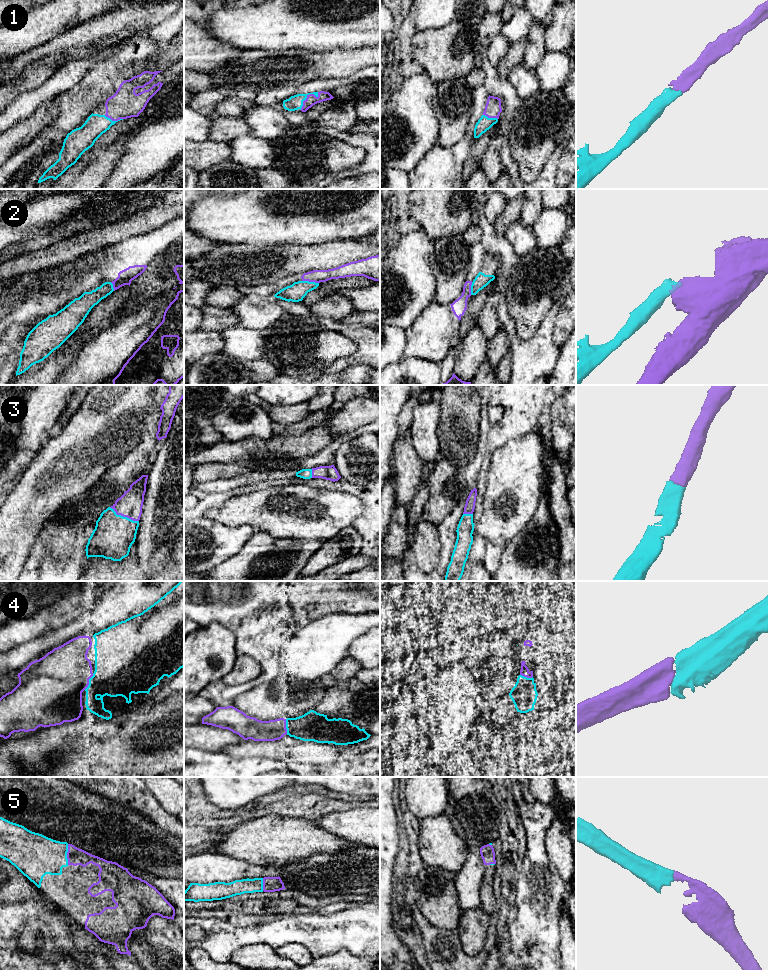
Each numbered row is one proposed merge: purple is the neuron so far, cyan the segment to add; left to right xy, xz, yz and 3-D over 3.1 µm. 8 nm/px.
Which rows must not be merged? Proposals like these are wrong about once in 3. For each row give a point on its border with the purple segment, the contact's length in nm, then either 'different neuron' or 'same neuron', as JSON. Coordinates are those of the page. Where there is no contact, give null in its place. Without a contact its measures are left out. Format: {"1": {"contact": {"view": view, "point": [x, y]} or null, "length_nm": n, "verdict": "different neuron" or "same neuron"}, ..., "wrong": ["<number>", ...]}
{"1": {"contact": {"view": "xz", "point": [307, 96]}, "length_nm": 200, "verdict": "same neuron"}, "2": {"contact": {"view": "xz", "point": [310, 281]}, "length_nm": 140, "verdict": "different neuron"}, "3": {"contact": {"view": "xy", "point": [124, 516]}, "length_nm": 260, "verdict": "same neuron"}, "4": {"contact": {"view": "xy", "point": [88, 681]}, "length_nm": 150, "verdict": "same neuron"}, "5": {"contact": {"view": "xy", "point": [67, 854]}, "length_nm": 170, "verdict": "same neuron"}, "wrong": ["2"]}

